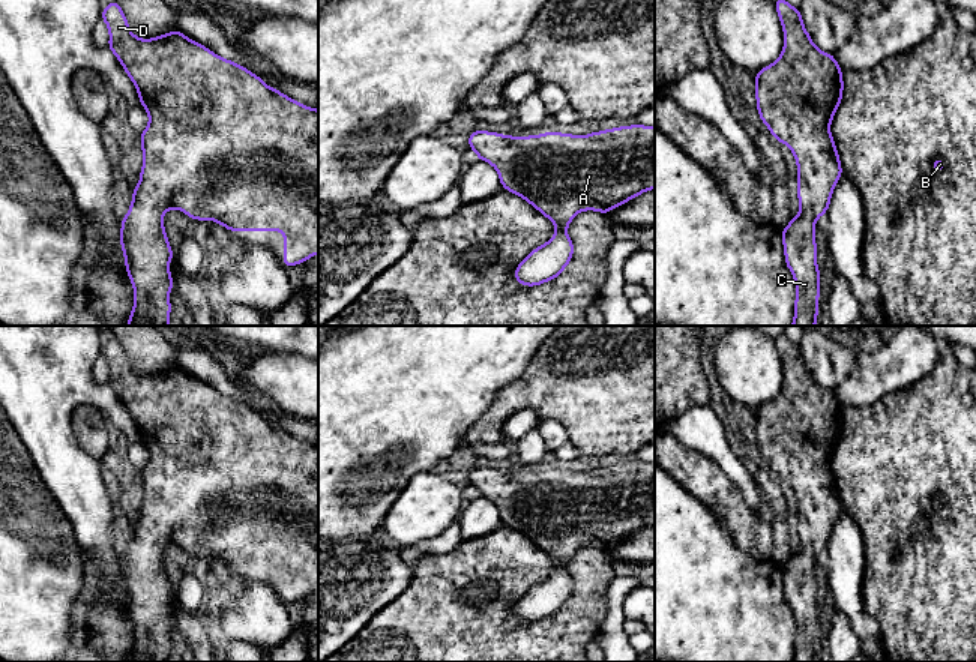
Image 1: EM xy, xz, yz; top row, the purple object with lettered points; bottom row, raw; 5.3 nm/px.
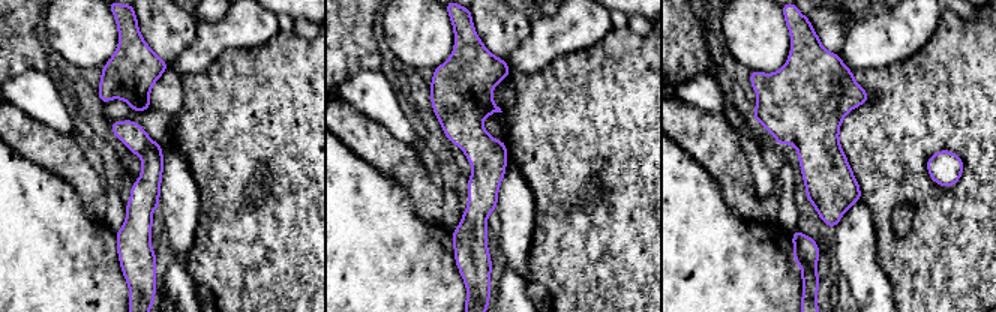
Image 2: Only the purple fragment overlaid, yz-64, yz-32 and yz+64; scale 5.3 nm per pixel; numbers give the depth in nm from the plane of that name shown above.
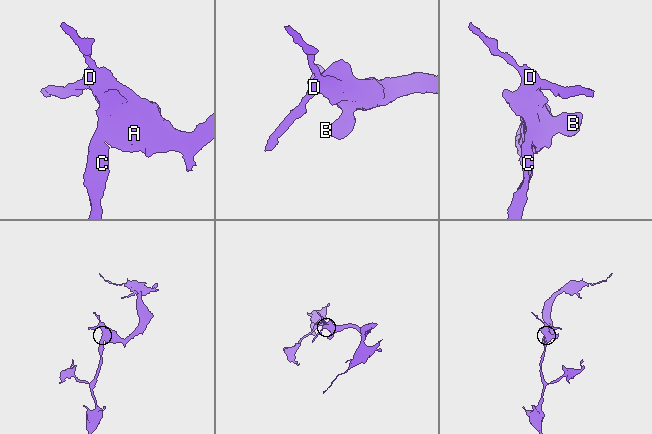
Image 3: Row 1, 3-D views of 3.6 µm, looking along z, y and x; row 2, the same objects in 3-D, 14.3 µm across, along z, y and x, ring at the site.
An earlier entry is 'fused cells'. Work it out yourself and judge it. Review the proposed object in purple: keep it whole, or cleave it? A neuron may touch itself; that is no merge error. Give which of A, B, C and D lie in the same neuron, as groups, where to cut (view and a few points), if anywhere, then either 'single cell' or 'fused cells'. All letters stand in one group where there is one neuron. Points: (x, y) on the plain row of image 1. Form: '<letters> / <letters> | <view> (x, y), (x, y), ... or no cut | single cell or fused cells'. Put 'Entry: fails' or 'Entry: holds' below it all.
A B C D | no cut | single cell
Entry: fails

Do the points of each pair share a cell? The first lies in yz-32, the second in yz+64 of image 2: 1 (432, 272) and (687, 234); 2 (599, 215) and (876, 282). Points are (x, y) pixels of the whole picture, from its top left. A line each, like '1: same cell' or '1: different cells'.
1: same cell
2: different cells

